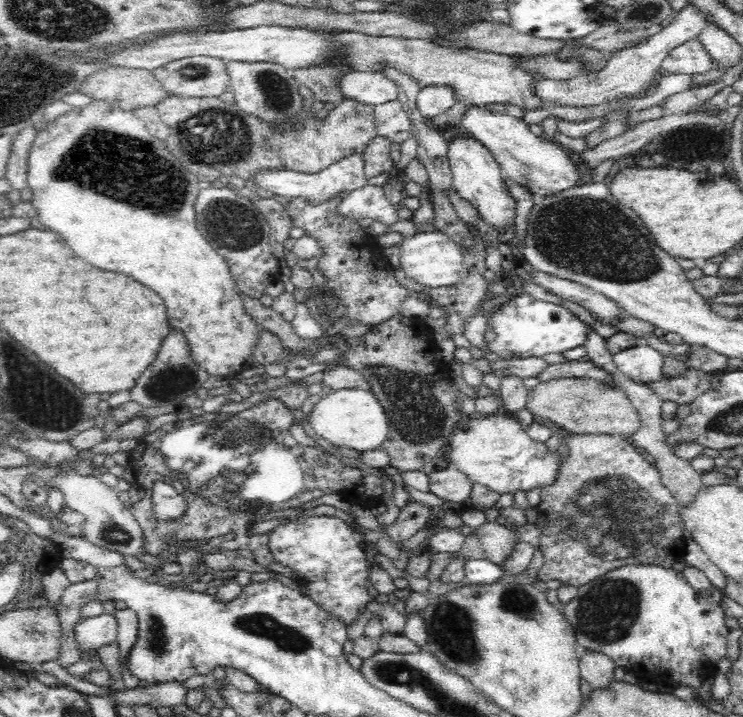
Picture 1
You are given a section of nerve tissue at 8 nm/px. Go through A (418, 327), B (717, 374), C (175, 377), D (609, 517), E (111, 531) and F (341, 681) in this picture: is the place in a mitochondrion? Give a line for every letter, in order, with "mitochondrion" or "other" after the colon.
A: other
B: other
C: mitochondrion
D: mitochondrion
E: mitochondrion
F: other

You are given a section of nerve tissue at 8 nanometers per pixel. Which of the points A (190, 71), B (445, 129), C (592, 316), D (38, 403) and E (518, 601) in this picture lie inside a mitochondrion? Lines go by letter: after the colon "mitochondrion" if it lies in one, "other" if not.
A: mitochondrion
B: other
C: other
D: mitochondrion
E: mitochondrion

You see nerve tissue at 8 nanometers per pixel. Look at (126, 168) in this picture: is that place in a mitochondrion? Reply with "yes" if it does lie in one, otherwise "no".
yes

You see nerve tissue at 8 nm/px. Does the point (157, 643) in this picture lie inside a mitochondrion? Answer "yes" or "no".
yes

